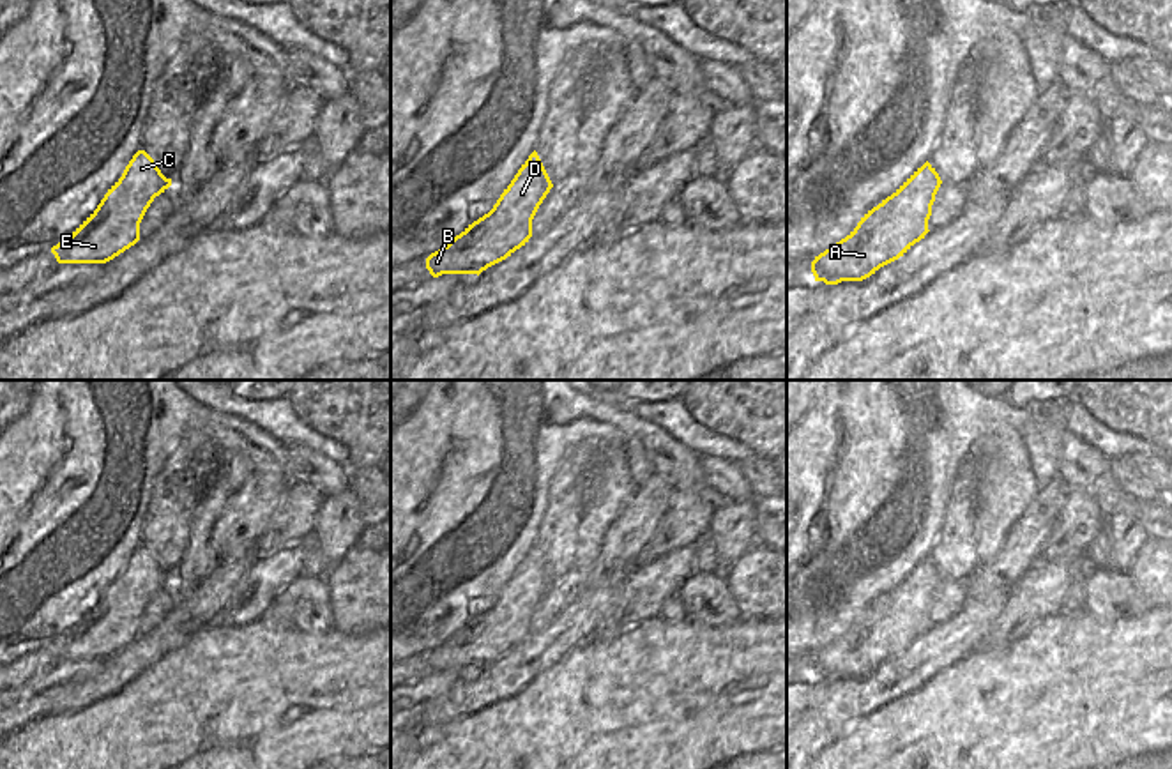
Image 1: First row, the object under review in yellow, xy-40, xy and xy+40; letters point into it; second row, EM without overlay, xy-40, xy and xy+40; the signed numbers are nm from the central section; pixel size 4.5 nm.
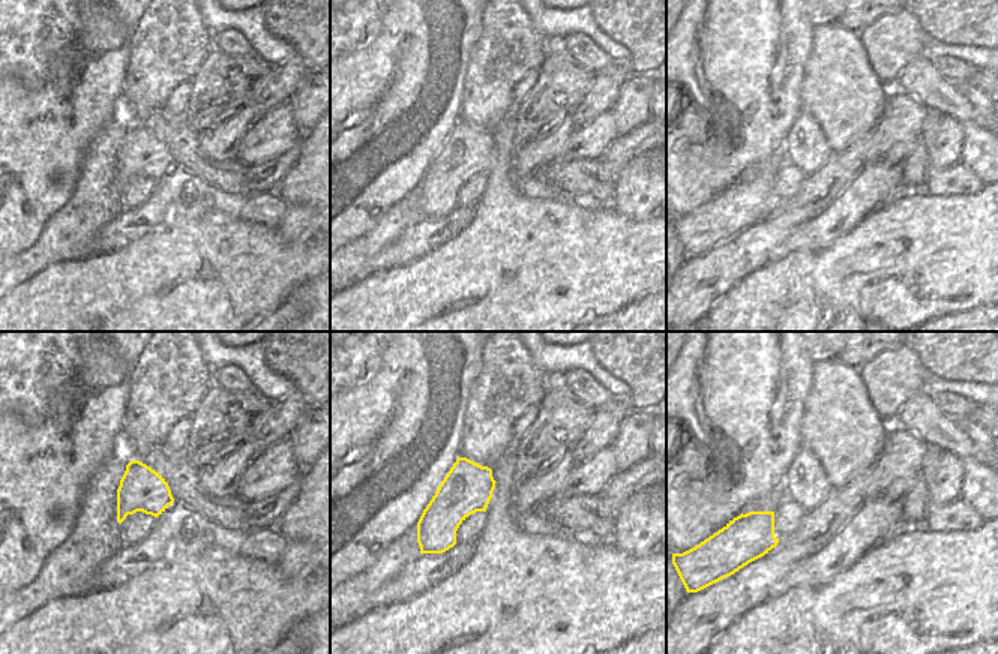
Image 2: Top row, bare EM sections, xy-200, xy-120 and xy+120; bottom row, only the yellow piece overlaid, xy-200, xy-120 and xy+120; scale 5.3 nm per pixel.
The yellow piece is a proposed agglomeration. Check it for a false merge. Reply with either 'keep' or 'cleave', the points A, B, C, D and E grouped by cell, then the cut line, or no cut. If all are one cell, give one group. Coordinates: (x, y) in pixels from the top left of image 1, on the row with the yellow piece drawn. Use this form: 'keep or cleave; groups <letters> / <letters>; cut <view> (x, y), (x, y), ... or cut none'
keep; groups A B C D E; cut none

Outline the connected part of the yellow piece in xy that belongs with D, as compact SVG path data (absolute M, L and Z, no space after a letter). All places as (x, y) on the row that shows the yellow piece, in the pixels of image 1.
M537 152L521 164L493 209L426 258L433 278L481 274L532 237L532 219L553 187Z

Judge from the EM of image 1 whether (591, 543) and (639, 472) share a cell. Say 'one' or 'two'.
two

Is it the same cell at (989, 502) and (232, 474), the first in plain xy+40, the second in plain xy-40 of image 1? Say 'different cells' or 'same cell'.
different cells

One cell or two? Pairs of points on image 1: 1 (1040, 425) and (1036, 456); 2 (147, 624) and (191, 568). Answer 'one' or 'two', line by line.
1: one
2: two

